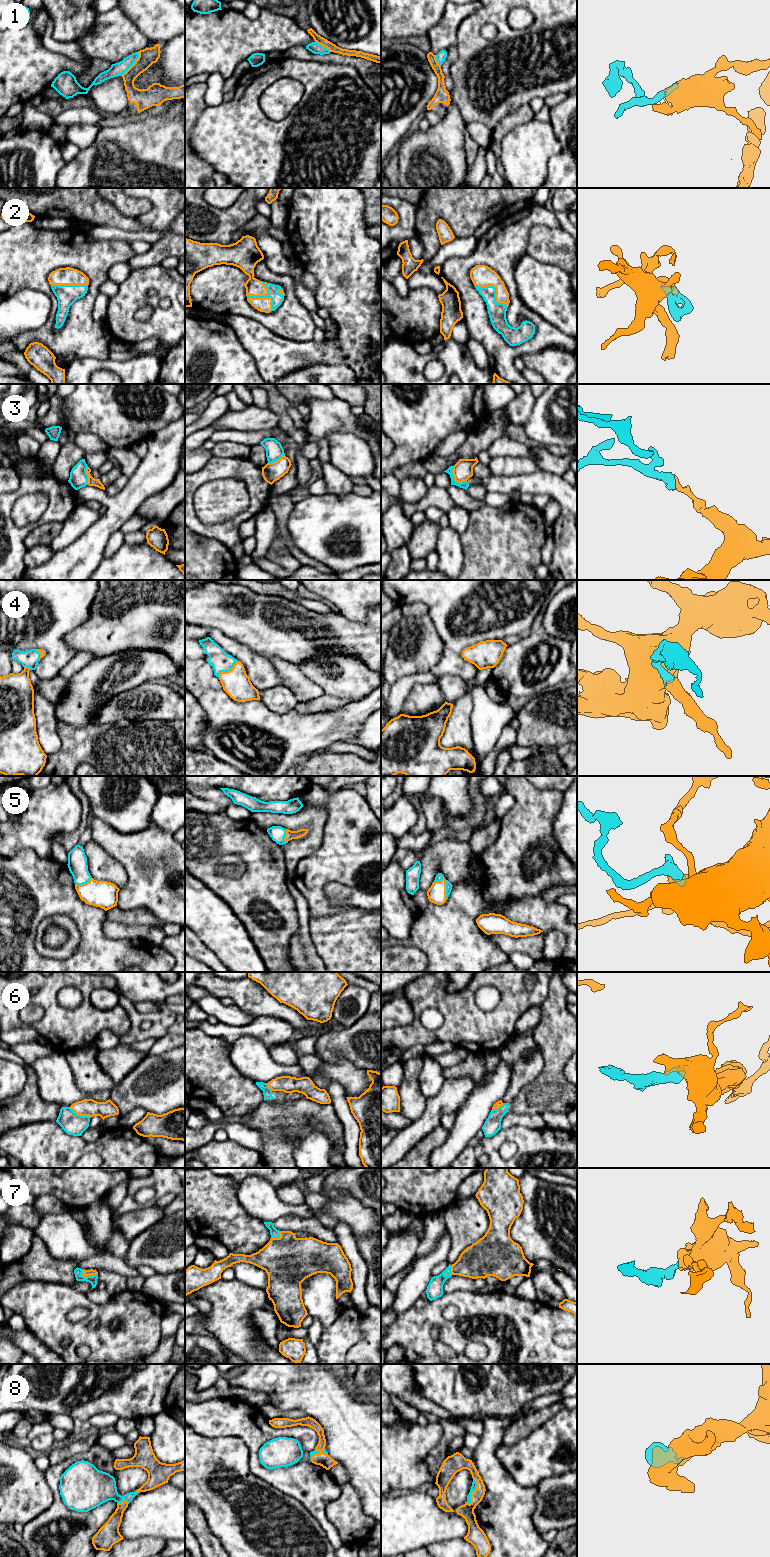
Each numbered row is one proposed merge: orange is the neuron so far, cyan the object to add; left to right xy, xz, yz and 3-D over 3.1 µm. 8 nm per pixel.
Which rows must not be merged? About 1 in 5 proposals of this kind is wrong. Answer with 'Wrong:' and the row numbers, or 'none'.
Wrong: 3, 6

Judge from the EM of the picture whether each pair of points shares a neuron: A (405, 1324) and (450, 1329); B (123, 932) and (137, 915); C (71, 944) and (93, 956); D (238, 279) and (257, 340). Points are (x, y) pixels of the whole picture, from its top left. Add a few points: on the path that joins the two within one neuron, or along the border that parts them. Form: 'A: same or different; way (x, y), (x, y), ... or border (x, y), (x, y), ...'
A: same; way (416, 1324), (439, 1322)
B: different; border (106, 919), (126, 924), (150, 925), (152, 927)
C: different; border (76, 924), (76, 950), (68, 957), (57, 959)
D: different; border (227, 314), (250, 317), (261, 322), (270, 330)

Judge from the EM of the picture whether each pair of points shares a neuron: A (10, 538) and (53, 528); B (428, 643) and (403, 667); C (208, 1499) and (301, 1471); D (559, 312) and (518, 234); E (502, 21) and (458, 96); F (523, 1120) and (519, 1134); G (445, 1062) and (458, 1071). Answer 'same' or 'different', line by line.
A: different
B: same
C: different
D: different
E: same
F: different
G: different

